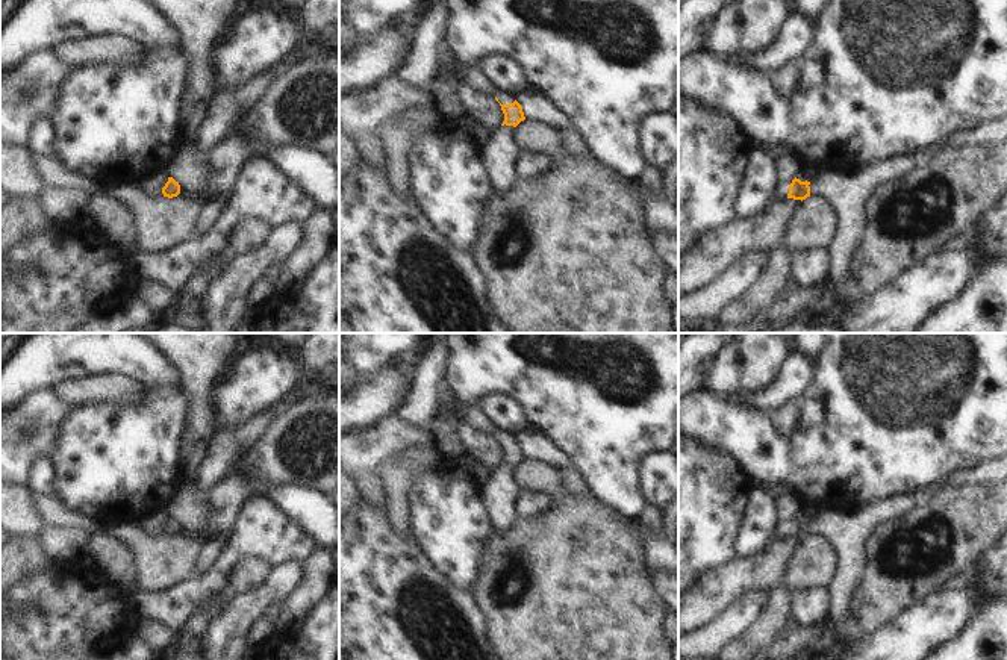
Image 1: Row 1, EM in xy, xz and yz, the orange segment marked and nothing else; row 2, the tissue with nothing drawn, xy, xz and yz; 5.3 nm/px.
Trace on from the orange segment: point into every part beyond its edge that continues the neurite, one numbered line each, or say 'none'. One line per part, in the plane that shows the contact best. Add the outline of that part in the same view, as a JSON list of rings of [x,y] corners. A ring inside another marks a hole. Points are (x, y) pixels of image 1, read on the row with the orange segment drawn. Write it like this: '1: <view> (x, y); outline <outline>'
1: xz (505, 97); outline [[[495,86],[495,97],[498,98],[498,101],[501,104],[510,104],[510,103],[513,103],[516,100],[515,94],[512,94],[512,92],[509,92],[506,89],[501,89],[498,86]]]
2: xz (501, 153); outline [[[501,126],[483,147],[485,163],[498,194],[510,192],[521,180],[516,171],[522,147],[516,139],[516,127]]]

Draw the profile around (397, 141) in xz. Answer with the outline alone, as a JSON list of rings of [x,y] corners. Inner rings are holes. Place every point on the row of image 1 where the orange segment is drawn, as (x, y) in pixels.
[[[394,118],[385,121],[379,129],[386,159],[386,176],[392,189],[401,197],[410,194],[410,167],[407,153],[412,145],[422,138],[427,129],[422,127],[400,127]]]

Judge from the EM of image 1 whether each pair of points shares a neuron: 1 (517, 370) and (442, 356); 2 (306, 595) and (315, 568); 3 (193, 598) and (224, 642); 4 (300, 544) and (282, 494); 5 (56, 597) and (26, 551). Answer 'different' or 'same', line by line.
1: different
2: same
3: different
4: different
5: different

